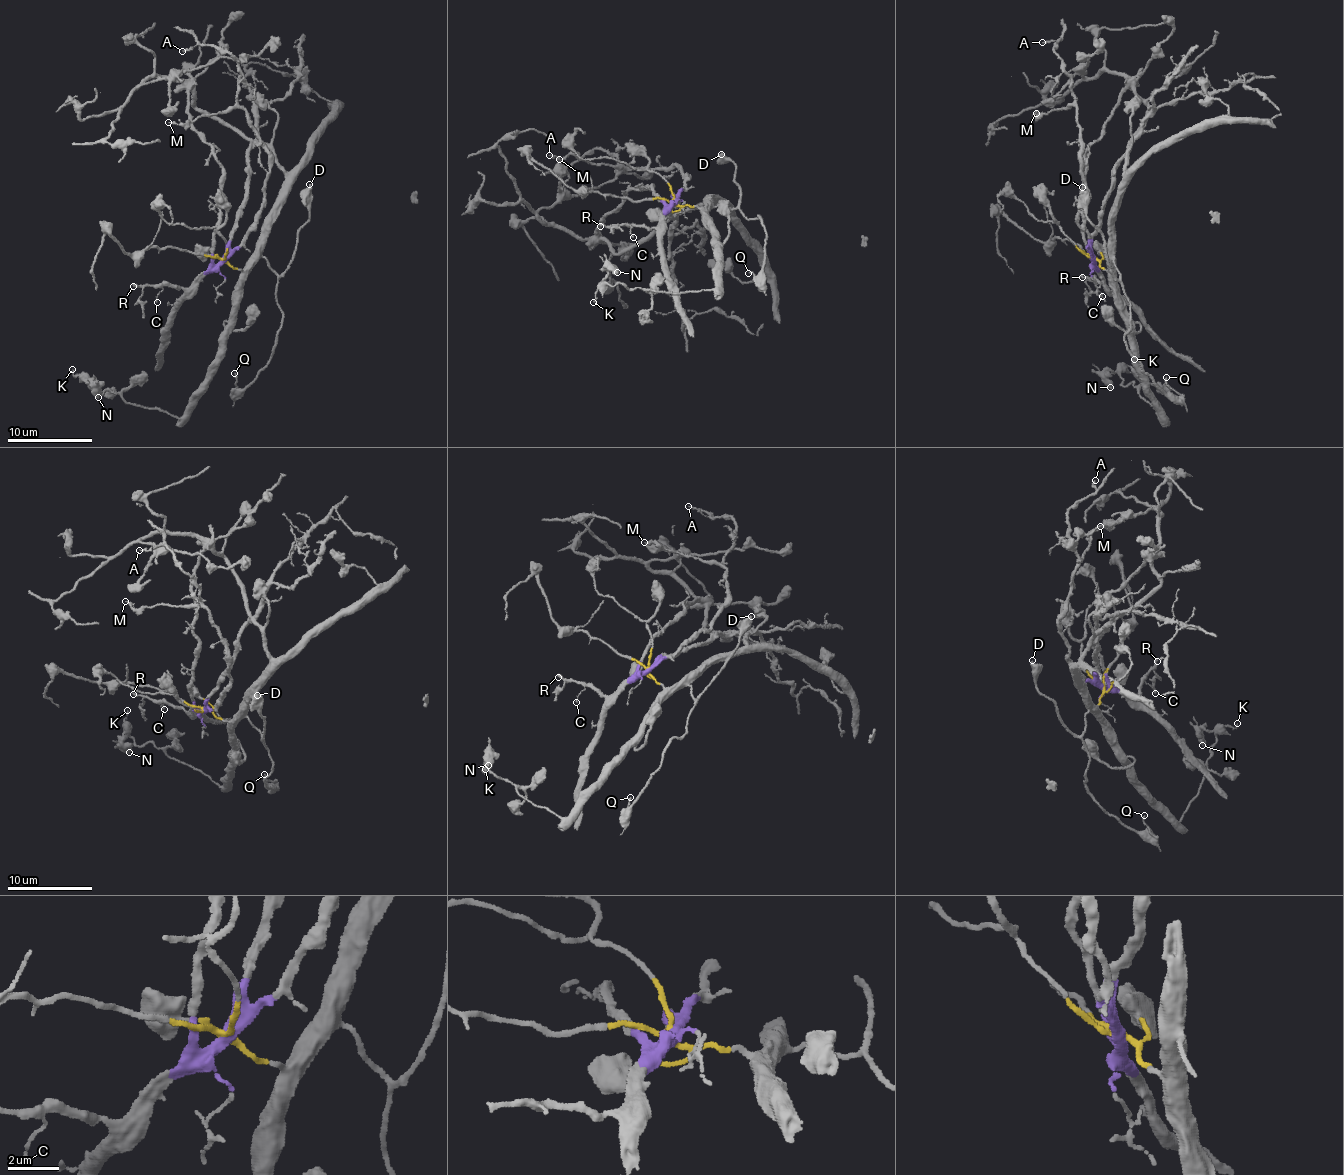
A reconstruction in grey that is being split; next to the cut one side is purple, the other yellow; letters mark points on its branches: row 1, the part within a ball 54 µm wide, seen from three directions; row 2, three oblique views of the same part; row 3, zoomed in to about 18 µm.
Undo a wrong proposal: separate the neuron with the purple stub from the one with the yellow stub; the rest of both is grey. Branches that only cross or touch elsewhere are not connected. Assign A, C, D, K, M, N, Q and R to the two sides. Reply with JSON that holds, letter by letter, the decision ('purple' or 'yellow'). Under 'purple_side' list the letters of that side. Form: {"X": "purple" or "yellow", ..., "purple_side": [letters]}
{"A": "purple", "C": "purple", "D": "yellow", "K": "yellow", "M": "purple", "N": "yellow", "Q": "yellow", "R": "purple", "purple_side": ["A", "C", "M", "R"]}

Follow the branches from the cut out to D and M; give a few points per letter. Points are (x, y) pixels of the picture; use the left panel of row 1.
D: (222, 260), (248, 270), (262, 257), (279, 276), (294, 255), (297, 232), (310, 214), (310, 185)
M: (222, 260), (255, 223), (265, 197), (269, 172), (265, 142), (242, 108), (201, 114), (183, 124), (168, 122)

